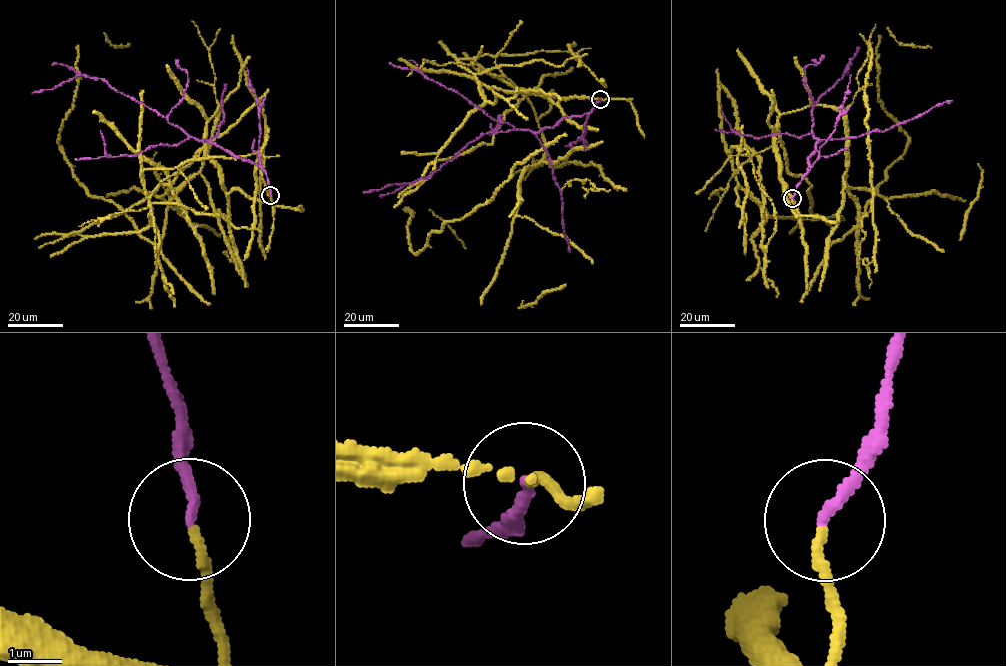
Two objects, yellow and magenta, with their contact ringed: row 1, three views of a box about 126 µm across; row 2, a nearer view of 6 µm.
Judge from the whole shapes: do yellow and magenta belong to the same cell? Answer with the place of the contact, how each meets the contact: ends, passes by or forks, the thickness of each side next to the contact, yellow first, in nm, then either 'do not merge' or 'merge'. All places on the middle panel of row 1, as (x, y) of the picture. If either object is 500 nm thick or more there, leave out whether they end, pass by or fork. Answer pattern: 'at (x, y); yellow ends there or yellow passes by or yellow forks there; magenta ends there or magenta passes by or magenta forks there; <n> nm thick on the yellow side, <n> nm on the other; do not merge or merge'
at (600, 99); yellow ends there; magenta ends there; 170 nm thick on the yellow side, 200 nm on the other; merge

